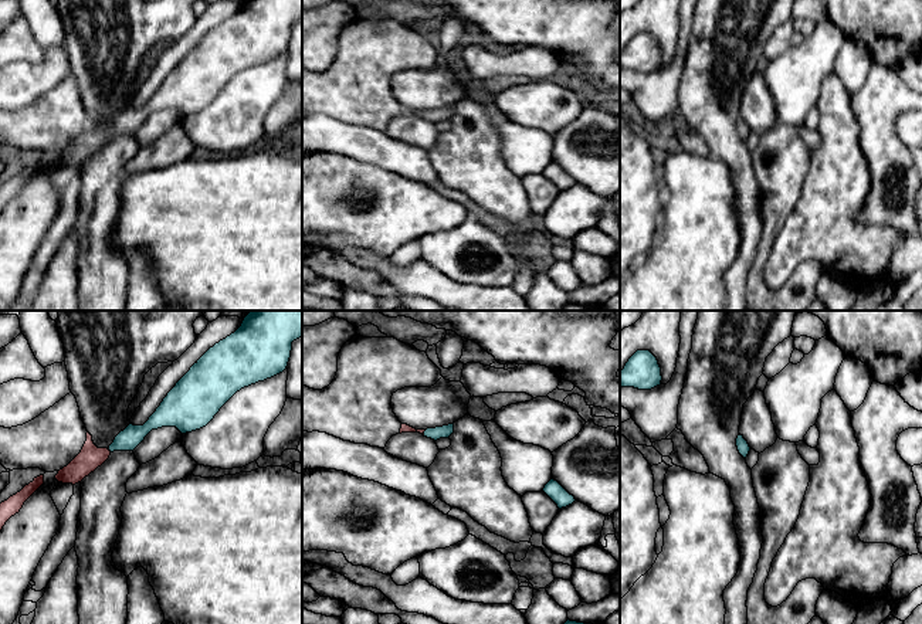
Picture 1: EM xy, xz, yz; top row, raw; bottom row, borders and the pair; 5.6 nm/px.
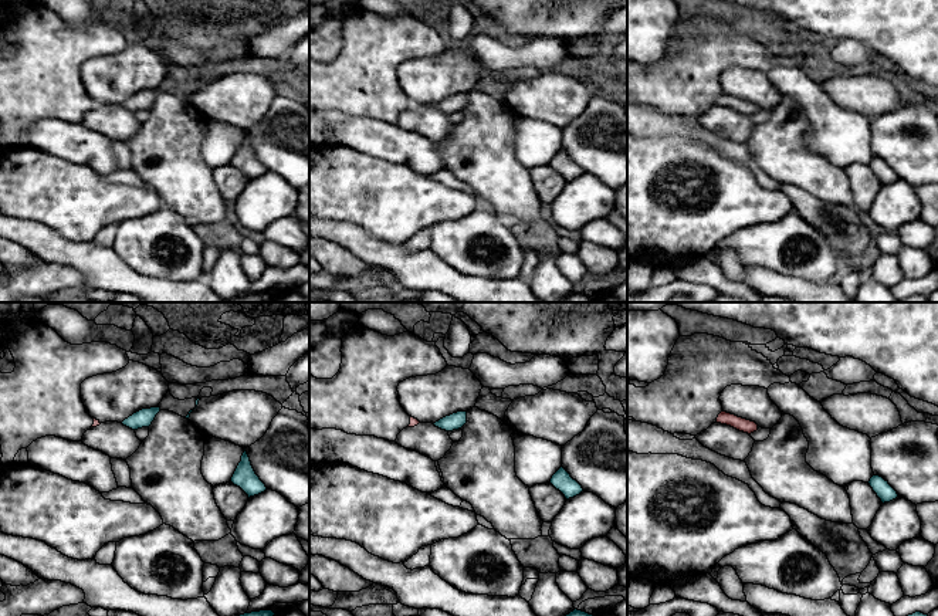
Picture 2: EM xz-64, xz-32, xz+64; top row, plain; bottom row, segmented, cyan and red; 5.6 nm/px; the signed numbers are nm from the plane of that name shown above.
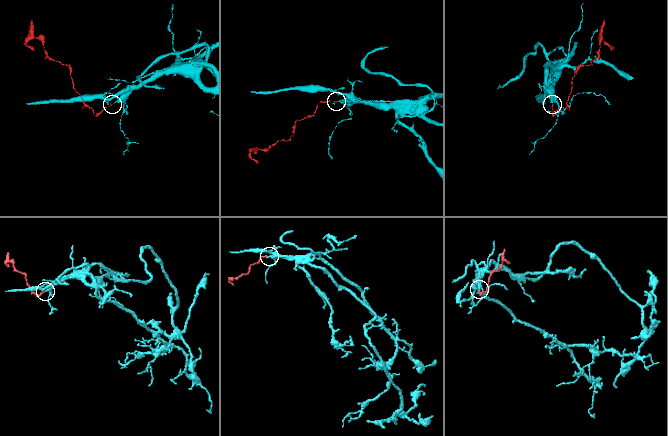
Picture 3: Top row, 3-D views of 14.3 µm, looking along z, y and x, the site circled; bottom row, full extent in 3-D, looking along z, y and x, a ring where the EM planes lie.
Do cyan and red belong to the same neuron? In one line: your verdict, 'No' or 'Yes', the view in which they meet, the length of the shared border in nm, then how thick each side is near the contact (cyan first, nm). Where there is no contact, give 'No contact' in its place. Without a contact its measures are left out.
Yes. Touches cyan in xz. Shared border 40 nm. Thickness 70 nm (cyan) against 50 nm

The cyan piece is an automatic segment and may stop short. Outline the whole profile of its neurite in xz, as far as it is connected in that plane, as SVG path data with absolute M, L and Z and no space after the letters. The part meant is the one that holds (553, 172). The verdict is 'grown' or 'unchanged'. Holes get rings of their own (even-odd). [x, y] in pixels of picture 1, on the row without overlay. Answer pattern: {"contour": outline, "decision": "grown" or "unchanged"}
{"contour": "M553 160L545 167L543 174L557 187L559 191L572 187L576 182Z", "decision": "unchanged"}

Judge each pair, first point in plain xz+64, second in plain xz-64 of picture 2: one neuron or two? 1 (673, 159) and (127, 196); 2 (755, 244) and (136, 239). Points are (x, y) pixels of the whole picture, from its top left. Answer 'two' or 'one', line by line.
1: one
2: one

